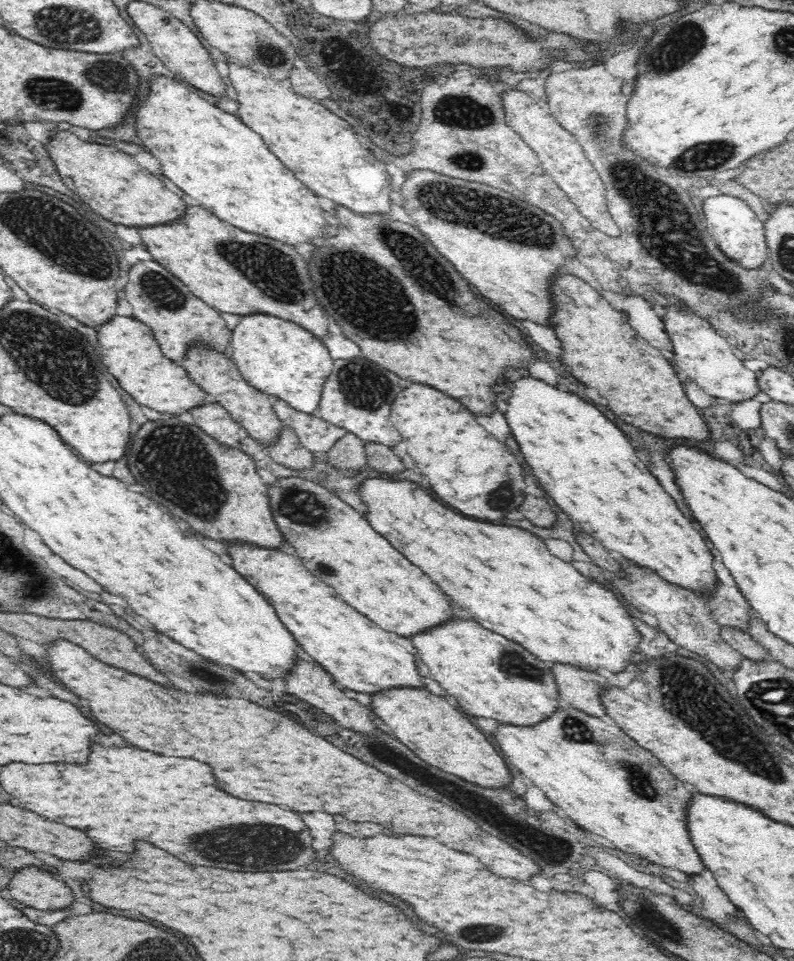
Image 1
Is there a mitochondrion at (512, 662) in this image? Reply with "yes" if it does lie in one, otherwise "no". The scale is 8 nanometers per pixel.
yes

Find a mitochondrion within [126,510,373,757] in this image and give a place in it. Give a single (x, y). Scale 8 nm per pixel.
(207, 676)

